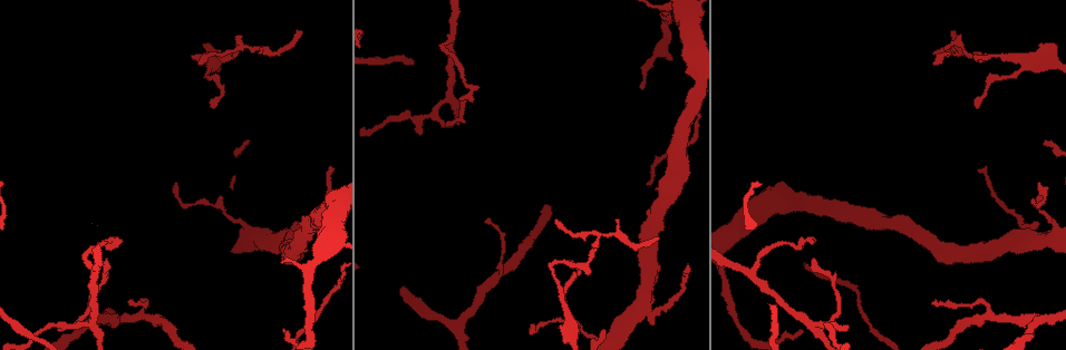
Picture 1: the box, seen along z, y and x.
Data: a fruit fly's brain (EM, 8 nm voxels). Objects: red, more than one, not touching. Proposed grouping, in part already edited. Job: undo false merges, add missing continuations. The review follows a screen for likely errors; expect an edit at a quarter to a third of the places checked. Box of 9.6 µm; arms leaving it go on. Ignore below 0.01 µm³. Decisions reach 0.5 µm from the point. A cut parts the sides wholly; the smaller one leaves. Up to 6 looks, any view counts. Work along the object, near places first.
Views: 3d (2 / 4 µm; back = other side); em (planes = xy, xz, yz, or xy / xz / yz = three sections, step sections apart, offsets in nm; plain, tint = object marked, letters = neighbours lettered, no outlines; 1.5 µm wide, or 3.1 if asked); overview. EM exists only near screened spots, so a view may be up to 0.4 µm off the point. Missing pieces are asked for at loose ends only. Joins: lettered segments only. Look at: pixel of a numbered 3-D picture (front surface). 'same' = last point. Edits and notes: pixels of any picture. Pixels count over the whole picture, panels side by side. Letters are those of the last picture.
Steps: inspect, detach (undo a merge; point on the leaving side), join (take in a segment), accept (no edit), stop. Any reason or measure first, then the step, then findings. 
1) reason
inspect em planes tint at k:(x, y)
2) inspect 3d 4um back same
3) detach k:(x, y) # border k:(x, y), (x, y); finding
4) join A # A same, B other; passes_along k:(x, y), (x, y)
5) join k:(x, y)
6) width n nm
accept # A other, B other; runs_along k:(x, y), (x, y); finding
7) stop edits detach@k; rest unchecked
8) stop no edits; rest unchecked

an open end
inspect em xy step 8 letters at 1:(689, 271)

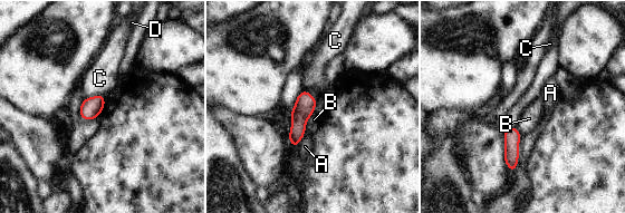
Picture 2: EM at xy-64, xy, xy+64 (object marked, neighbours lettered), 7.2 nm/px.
accept # A other, B other, C other, D other; none of them fits

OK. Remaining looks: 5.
thin end
inspect em yz step 8 letters at 1:(555, 220)

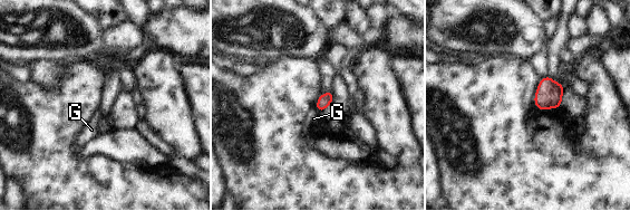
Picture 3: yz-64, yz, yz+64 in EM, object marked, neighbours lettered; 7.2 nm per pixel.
inspect em planes letters same

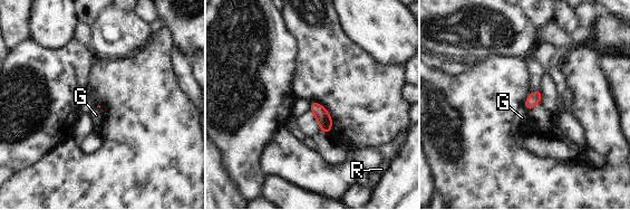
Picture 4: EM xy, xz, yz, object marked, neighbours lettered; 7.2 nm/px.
accept # G other, R other; border 4:(523, 107), (529, 111); none of them fits

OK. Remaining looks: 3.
thin end
inspect em planes letters at 1:(802, 333)

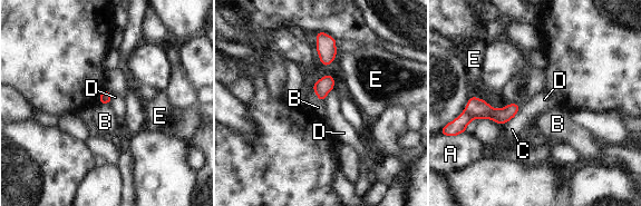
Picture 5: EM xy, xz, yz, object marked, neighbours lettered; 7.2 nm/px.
accept # A other, B other, C other, D other, E other; border 5:(312, 85), (316, 96), (323, 102); none of them fits

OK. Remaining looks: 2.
stop no edits; rest unchecked

